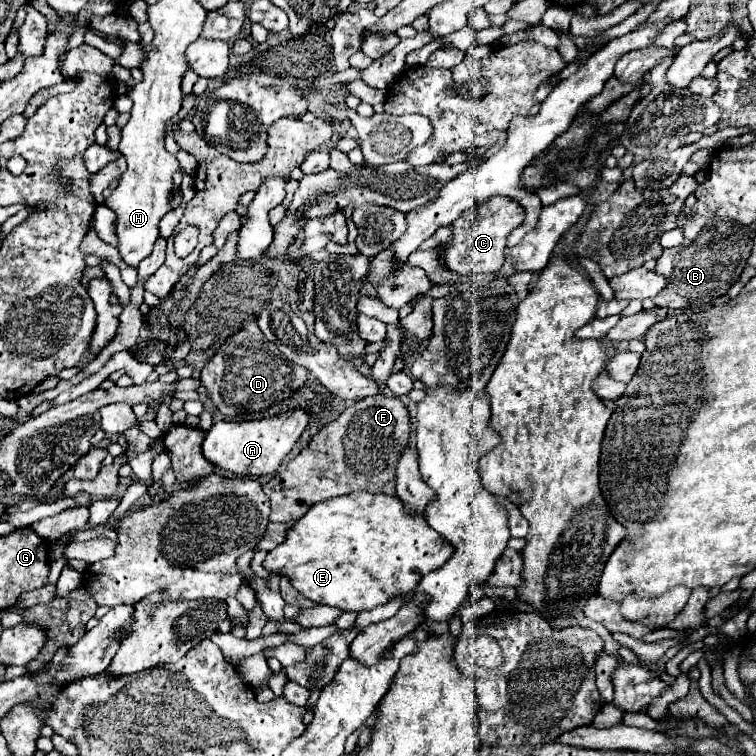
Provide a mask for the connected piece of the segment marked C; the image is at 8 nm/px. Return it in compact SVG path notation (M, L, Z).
M493 196L485 204L471 206L453 224L453 240L445 246L441 258L459 274L483 274L499 272L505 262L507 236L525 220L525 210L507 196Z

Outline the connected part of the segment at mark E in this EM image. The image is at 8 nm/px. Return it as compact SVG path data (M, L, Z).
M357 490L315 504L287 530L285 542L267 554L263 566L289 576L309 600L363 612L411 592L423 574L443 566L453 552L451 544L429 528L425 514L409 512L399 496Z

